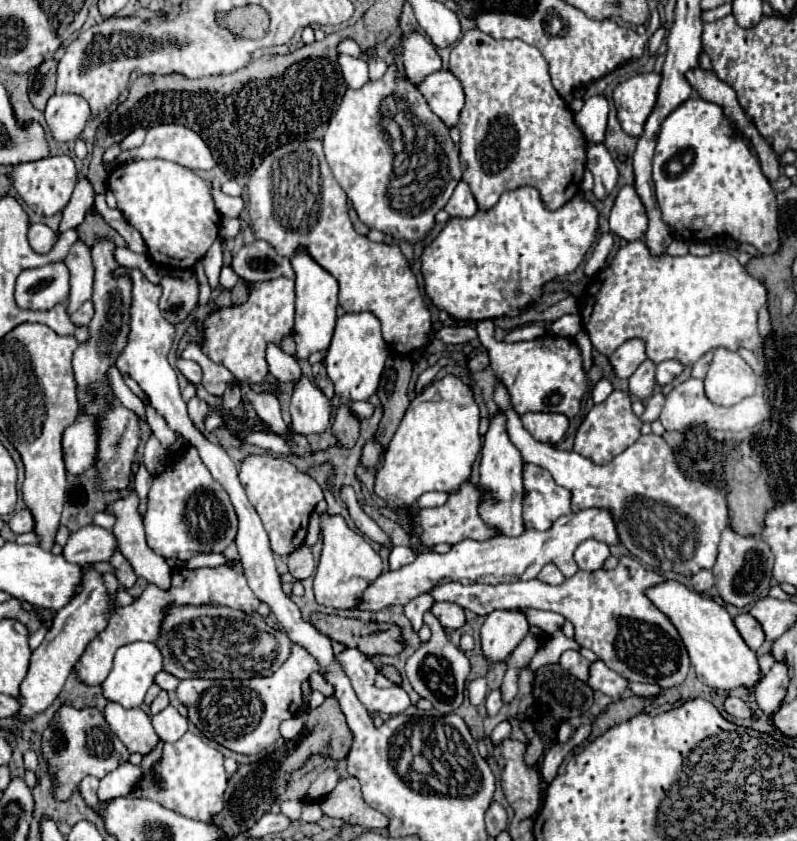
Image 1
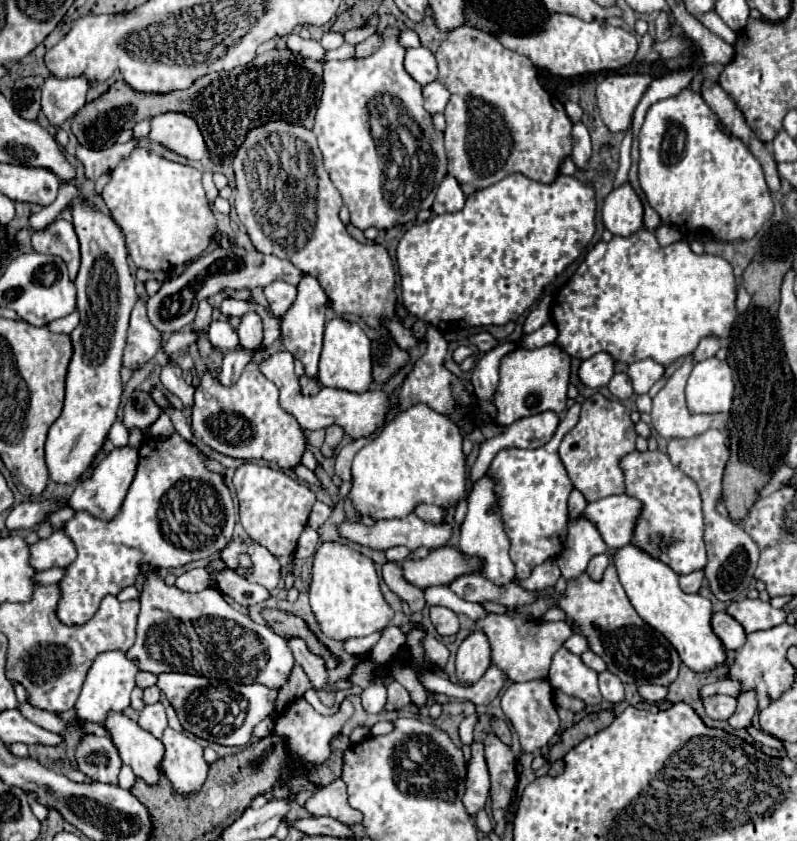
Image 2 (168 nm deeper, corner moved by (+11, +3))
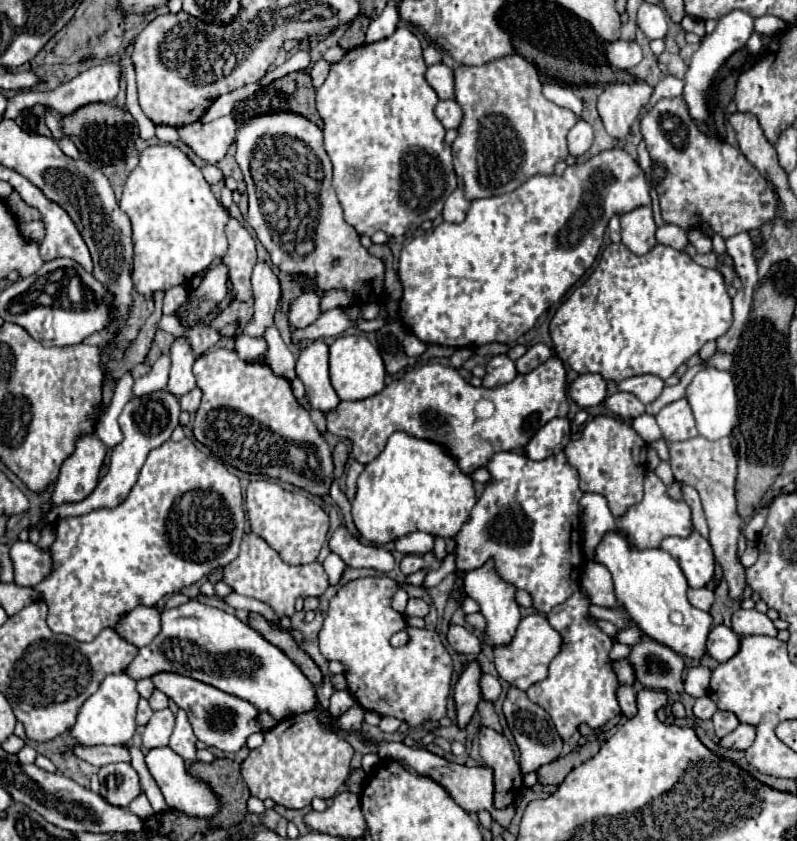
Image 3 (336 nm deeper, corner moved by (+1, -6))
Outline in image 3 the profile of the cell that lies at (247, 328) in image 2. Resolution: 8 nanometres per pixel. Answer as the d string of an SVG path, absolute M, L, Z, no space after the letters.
M257 262L251 274L253 298L255 298L255 314L249 324L243 326L243 334L263 336L265 326L273 324L273 314L281 296L279 280L267 262Z

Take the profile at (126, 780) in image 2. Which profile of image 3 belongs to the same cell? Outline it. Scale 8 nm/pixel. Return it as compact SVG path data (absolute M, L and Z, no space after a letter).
M145 794L137 796L137 798L129 804L129 810L131 810L137 818L141 818L141 820L147 820L147 818L153 816L153 808L151 808L151 804L149 804L149 800L147 800Z

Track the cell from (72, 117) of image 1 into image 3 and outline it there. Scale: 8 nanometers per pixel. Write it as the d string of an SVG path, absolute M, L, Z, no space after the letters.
M119 60L117 62L103 62L103 64L97 64L97 66L89 68L87 72L79 74L71 82L61 84L57 90L51 90L51 92L39 92L39 90L19 92L19 94L15 94L13 98L7 100L7 110L5 110L4 118L15 119L21 110L25 110L27 106L33 106L33 104L49 104L61 116L65 116L65 114L71 114L73 110L77 110L77 108L81 108L89 102L111 102L119 92L121 74L123 74L123 66L121 66Z

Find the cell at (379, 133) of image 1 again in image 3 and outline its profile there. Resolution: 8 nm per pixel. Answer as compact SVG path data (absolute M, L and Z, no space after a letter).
M399 26L395 30L395 34L385 38L385 40L373 42L373 44L363 44L363 46L357 46L357 48L345 52L345 56L339 62L331 64L327 80L323 82L323 86L315 94L317 112L319 112L319 116L321 116L323 124L325 124L323 126L325 152L329 154L331 164L333 164L333 190L337 192L337 198L341 202L341 208L343 208L343 214L345 214L345 222L351 224L359 234L371 236L377 230L383 230L391 238L403 236L409 228L421 226L427 220L435 220L441 214L441 210L443 210L445 198L449 198L449 194L457 188L457 180L455 180L455 172L453 172L451 146L445 144L445 128L441 126L441 122L433 114L433 108L439 102L439 98L437 98L437 92L427 84L425 72L427 72L427 64L423 62L423 48L421 48L417 36L411 30L407 30L405 26Z

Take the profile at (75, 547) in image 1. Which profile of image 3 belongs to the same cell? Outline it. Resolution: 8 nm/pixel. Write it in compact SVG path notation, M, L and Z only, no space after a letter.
M17 540L9 548L9 556L13 560L13 582L17 586L35 586L53 568L49 550L39 550L31 542Z

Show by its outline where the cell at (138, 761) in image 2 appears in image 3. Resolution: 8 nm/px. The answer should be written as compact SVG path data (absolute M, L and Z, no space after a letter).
M153 748L153 750L149 750L149 754L145 756L145 762L147 762L147 768L153 774L155 782L161 786L161 792L163 792L167 804L173 810L179 810L189 818L213 818L221 810L221 800L211 790L211 786L207 782L191 776L185 768L183 758L177 756L171 748Z

